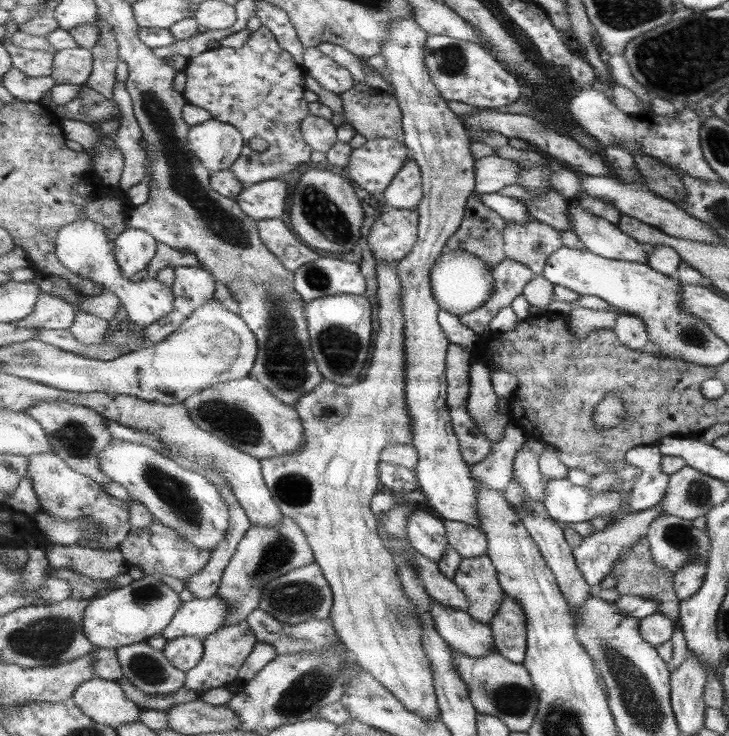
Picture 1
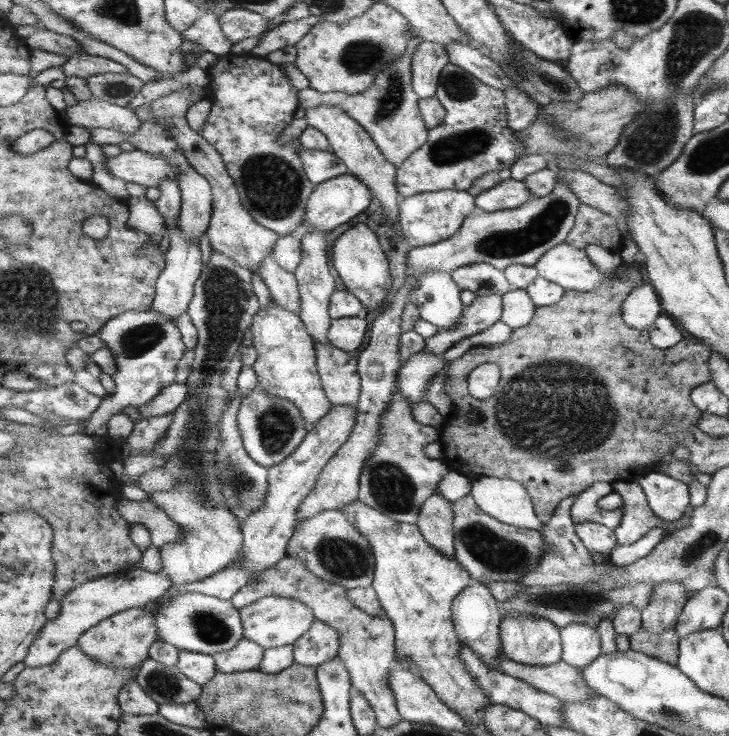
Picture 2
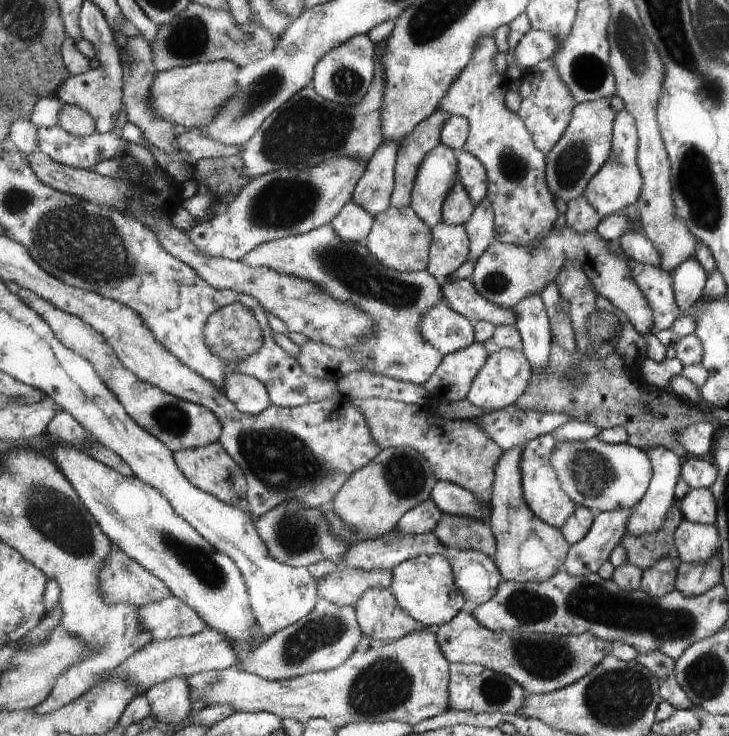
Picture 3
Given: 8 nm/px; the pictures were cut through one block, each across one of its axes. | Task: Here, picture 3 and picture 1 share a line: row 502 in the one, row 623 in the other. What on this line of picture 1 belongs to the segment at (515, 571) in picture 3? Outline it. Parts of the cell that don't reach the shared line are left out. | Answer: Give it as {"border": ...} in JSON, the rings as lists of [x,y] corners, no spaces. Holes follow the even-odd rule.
{"border":[[[505,595],[503,604],[491,621],[496,650],[511,662],[523,665],[526,661],[528,628],[522,604],[511,595]]]}

